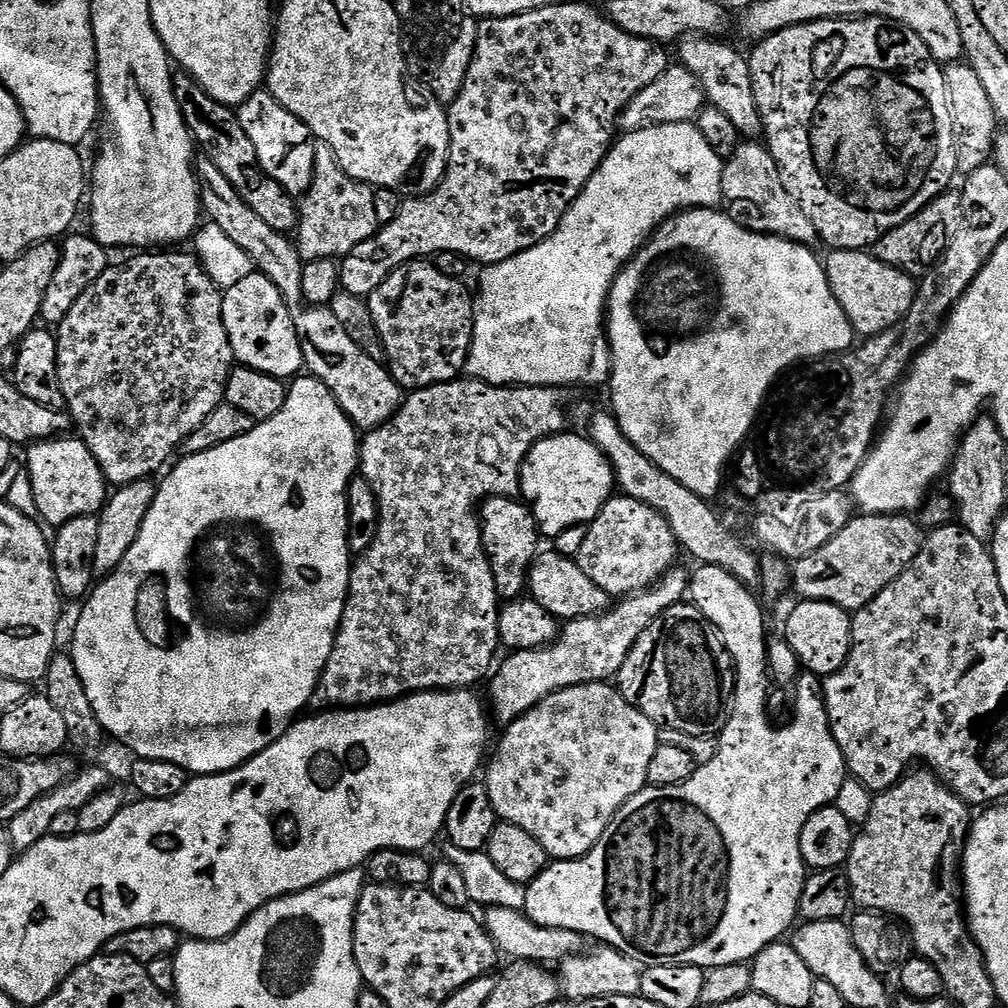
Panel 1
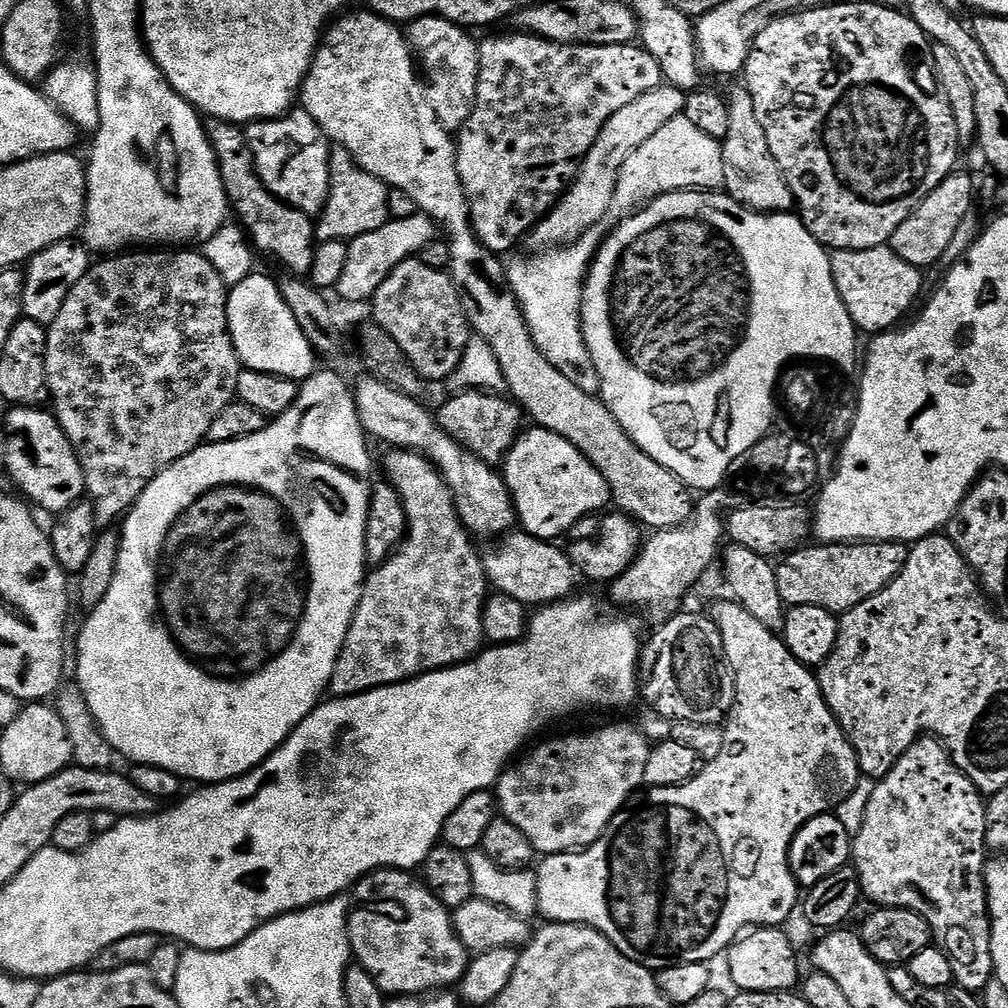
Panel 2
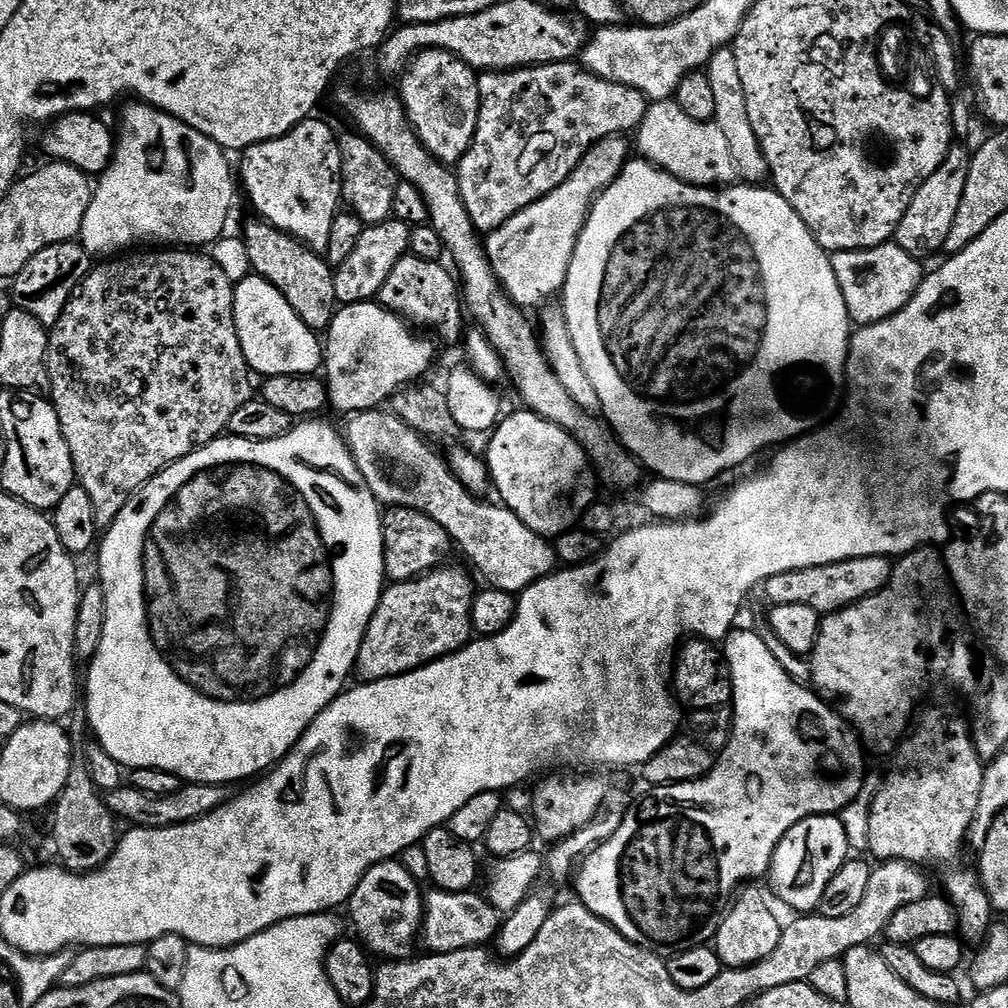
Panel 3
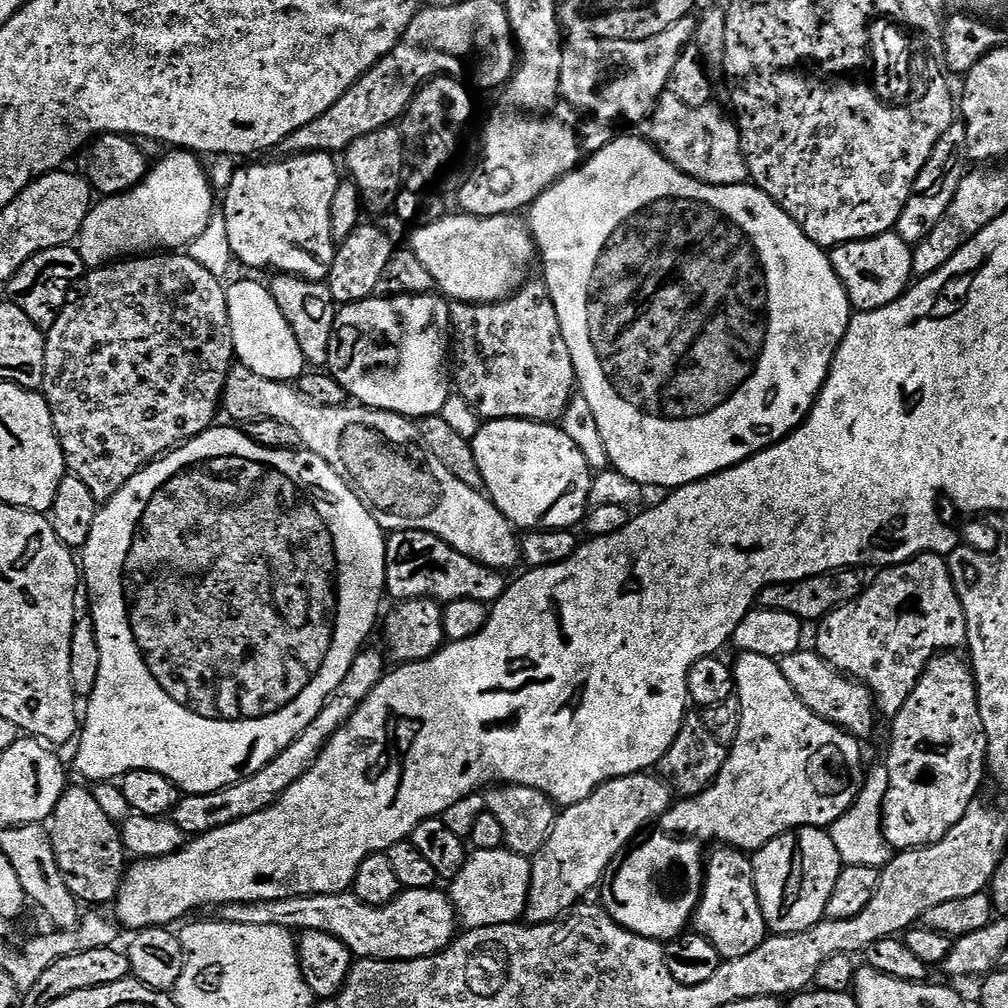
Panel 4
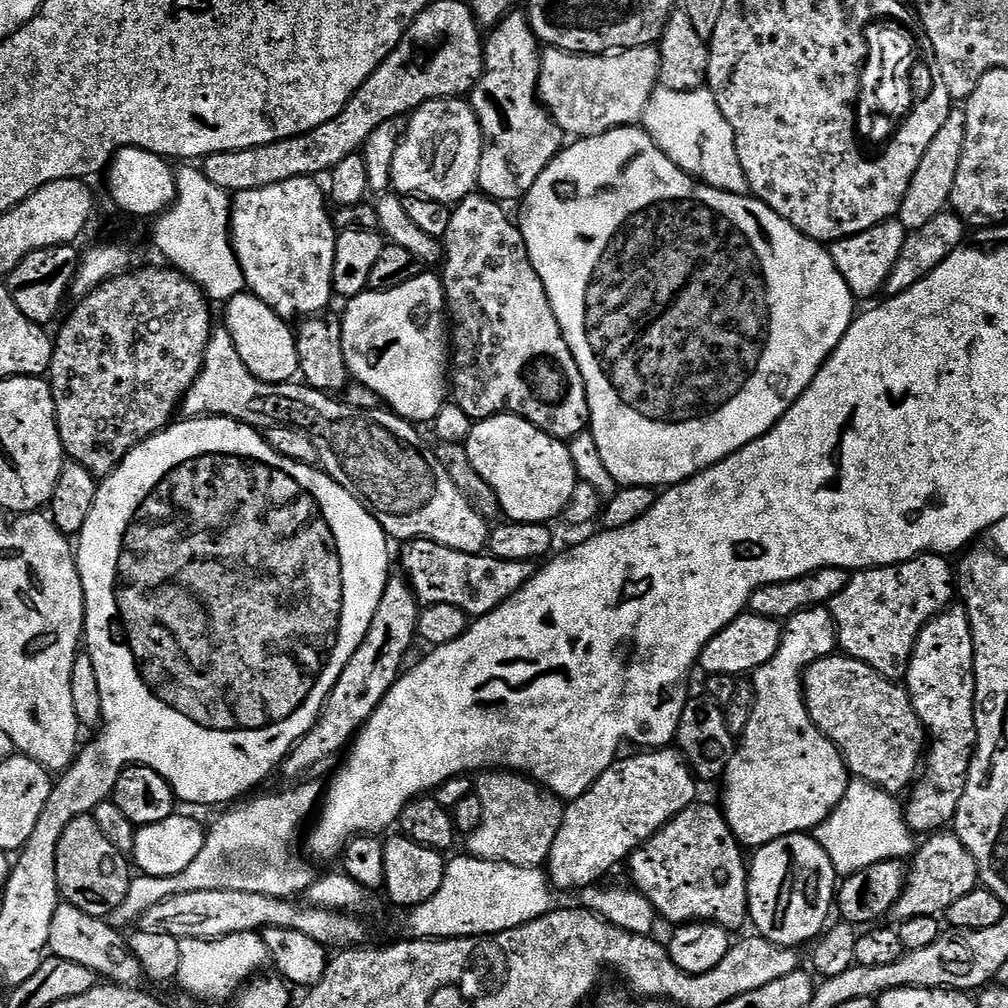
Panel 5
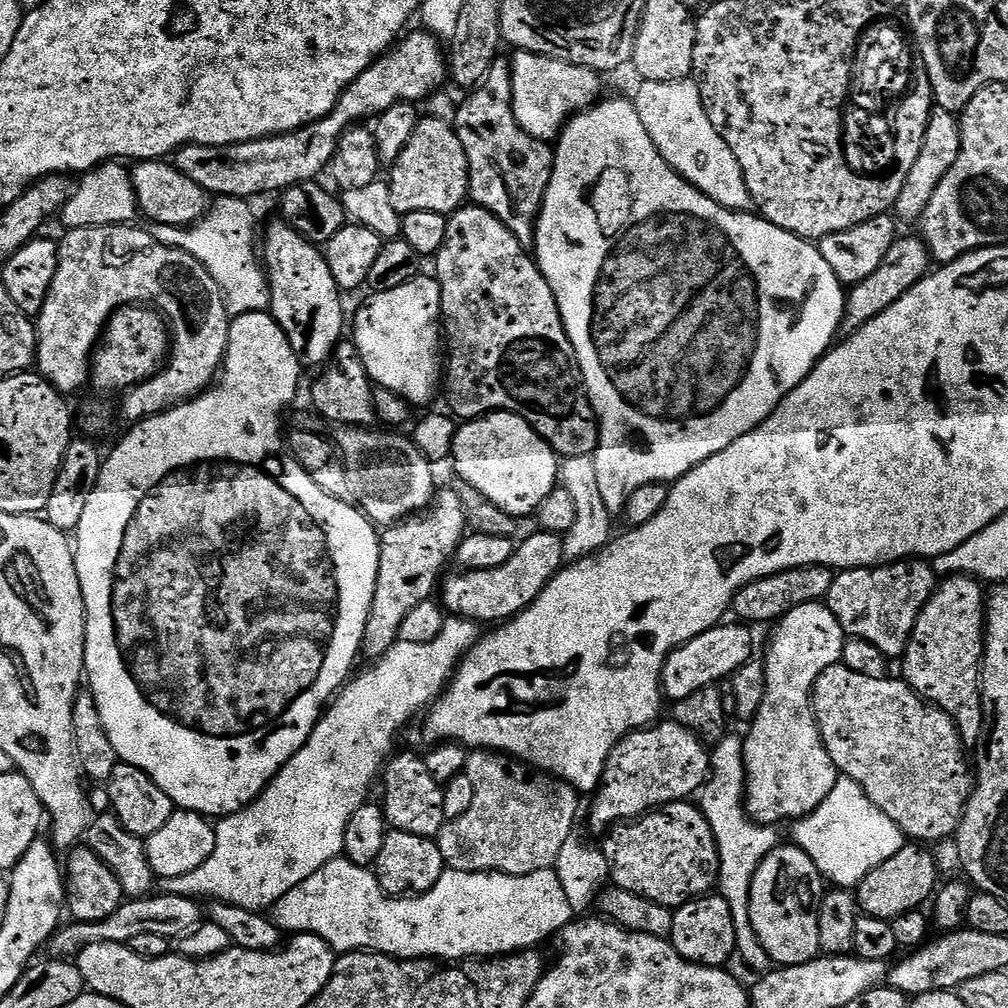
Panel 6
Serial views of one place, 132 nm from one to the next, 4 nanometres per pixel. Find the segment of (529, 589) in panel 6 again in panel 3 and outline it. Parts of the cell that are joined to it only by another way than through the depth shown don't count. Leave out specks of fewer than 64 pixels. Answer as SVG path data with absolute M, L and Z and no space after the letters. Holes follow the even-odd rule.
M388 508L383 513L380 530L382 542L384 543L384 575L389 581L399 582L402 580L414 580L418 576L423 576L434 569L441 567L444 560L451 552L454 552L452 539L434 522L425 512L416 512L412 508Z

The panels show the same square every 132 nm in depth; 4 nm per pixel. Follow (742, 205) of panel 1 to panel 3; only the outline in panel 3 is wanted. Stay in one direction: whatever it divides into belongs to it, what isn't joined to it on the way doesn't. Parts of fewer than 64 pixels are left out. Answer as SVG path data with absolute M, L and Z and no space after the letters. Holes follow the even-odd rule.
M731 47L717 48L715 54L708 59L706 71L714 94L714 123L722 130L722 134L726 134L726 146L730 146L730 158L734 158L736 175L743 183L763 185L769 179L766 154L762 154L754 126L750 126L750 114L746 114L746 90L742 90L738 58L734 58Z

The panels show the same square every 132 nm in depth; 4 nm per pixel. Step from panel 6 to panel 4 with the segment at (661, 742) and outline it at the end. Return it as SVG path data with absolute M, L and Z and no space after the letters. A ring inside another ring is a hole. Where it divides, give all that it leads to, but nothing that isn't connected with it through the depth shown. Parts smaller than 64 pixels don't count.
M636 772L632 776L607 780L582 802L567 805L557 815L554 830L550 838L546 838L542 850L531 857L527 923L548 924L575 908L604 875L604 879L609 875L621 853L649 825L659 820L660 815L667 812L673 803L674 793L659 775Z

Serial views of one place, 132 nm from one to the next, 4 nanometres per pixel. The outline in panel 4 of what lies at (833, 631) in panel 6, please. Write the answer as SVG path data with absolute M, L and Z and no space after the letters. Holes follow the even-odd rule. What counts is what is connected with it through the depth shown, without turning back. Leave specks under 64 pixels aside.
M742 652L735 658L737 659L736 664L734 663L735 695L740 697L740 705L742 706L742 730L738 730L738 738L734 738L734 742L728 748L728 757L718 774L718 778L701 796L695 797L695 799L681 799L679 802L673 803L667 812L663 812L659 820L655 821L651 831L639 843L627 849L626 855L619 861L615 871L611 873L610 881L612 880L612 885L604 892L602 904L603 907L607 908L609 916L617 924L633 932L635 936L645 936L651 940L667 942L676 939L678 936L685 935L686 929L693 923L696 906L700 902L700 894L704 891L704 877L706 875L704 847L707 844L713 843L712 845L739 848L741 852L752 854L755 853L756 849L769 844L775 836L782 836L786 832L794 832L797 828L827 829L835 820L842 818L842 814L846 814L846 810L850 810L850 806L858 798L860 787L864 785L866 763L864 764L864 756L860 753L861 741L857 737L851 736L850 733L845 732L837 724L832 724L828 720L822 719L818 714L814 714L814 710L810 710L806 706L806 702L802 702L802 698L798 698L794 686L790 686L790 682L786 682L786 674L782 674L777 661L753 652Z

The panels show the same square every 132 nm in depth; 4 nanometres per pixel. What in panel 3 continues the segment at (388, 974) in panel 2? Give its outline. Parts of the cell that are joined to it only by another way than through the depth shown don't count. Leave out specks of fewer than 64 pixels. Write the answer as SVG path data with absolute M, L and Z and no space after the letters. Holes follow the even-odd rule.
M393 858L375 864L352 891L346 911L352 915L359 943L373 957L384 956L380 958L391 962L413 955L412 943L415 940L417 943L421 935L424 917L424 896L416 888L419 888L418 881L403 868L399 859Z

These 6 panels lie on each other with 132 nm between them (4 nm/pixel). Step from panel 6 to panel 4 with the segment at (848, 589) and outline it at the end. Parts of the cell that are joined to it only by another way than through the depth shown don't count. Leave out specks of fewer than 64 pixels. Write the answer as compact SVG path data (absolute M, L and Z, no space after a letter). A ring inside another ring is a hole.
M917 558L907 560L905 564L893 564L885 567L876 576L876 581L869 583L864 592L853 604L834 610L829 616L819 621L816 632L815 651L828 663L844 675L859 680L872 692L876 700L879 715L885 718L897 716L914 686L920 681L924 668L938 650L956 650L961 647L961 633L965 631L963 619L947 620L940 616L936 620L936 596L943 592L954 593L952 575L948 573L948 565L940 558Z

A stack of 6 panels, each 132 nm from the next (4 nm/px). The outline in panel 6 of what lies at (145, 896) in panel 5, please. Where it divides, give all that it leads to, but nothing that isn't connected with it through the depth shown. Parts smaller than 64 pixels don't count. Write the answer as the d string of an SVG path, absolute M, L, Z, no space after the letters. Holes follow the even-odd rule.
M449 615L442 626L442 634L438 634L438 638L434 638L434 642L398 642L390 649L385 656L375 661L360 677L349 679L347 683L341 687L338 695L327 705L326 711L321 715L319 722L316 724L315 730L310 734L310 738L302 745L294 754L294 758L290 758L290 762L283 770L276 775L273 780L268 783L267 788L261 792L259 798L254 803L243 808L241 812L235 812L233 816L223 817L215 825L217 842L213 854L198 866L192 873L182 874L180 877L172 879L161 879L158 884L161 893L173 892L175 896L190 896L193 898L205 898L204 896L213 896L213 901L222 904L233 904L239 908L246 910L271 909L286 894L290 894L290 890L294 890L294 886L298 886L298 882L306 882L306 878L310 878L310 874L314 874L318 870L322 870L327 864L337 859L343 853L344 843L346 842L346 826L350 826L350 818L354 818L354 810L358 810L363 804L369 803L370 796L368 791L372 788L372 783L377 783L378 777L381 775L382 769L385 767L386 761L393 755L392 747L396 744L396 735L415 718L416 715L423 713L433 702L440 699L444 695L451 679L456 675L460 661L476 647L482 636L482 628L475 620L466 620L463 616Z

